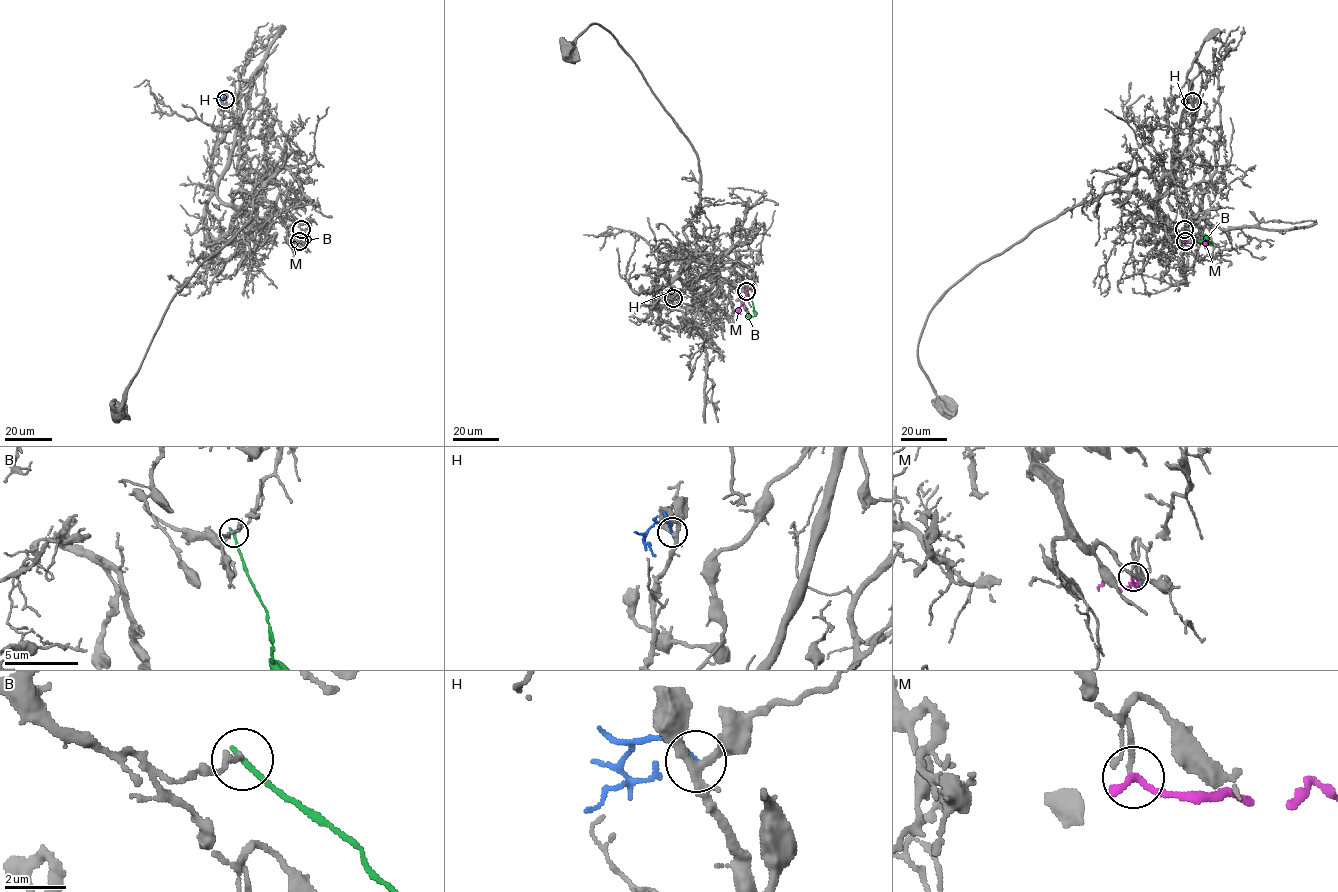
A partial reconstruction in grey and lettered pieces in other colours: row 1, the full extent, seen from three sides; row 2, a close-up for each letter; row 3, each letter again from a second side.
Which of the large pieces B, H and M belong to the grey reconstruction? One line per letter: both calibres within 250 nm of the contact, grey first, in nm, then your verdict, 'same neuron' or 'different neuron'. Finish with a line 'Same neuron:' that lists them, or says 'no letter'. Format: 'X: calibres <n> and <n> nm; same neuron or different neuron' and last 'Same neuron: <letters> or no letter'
B: calibres 190 and 190 nm; different neuron
H: calibres 280 and 200 nm; different neuron
M: calibres 120 and 260 nm; different neuron
Same neuron: no letter

